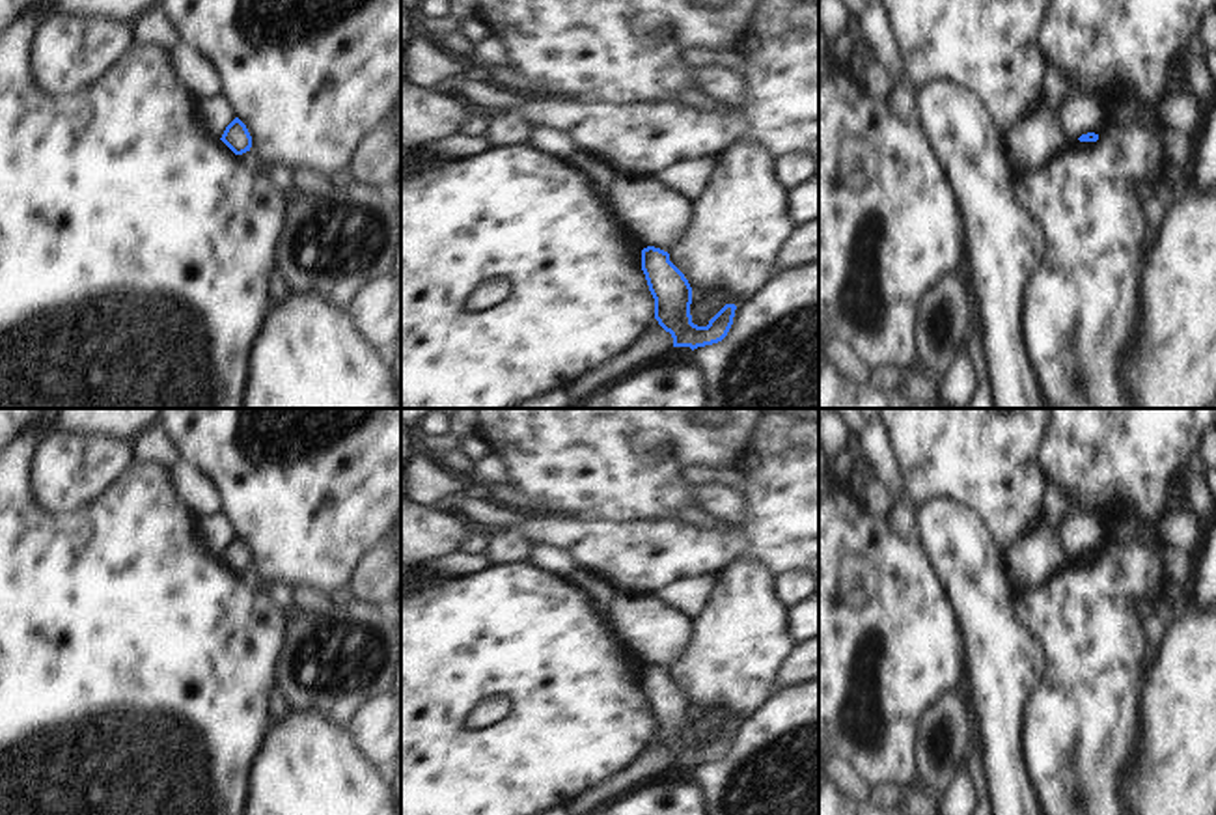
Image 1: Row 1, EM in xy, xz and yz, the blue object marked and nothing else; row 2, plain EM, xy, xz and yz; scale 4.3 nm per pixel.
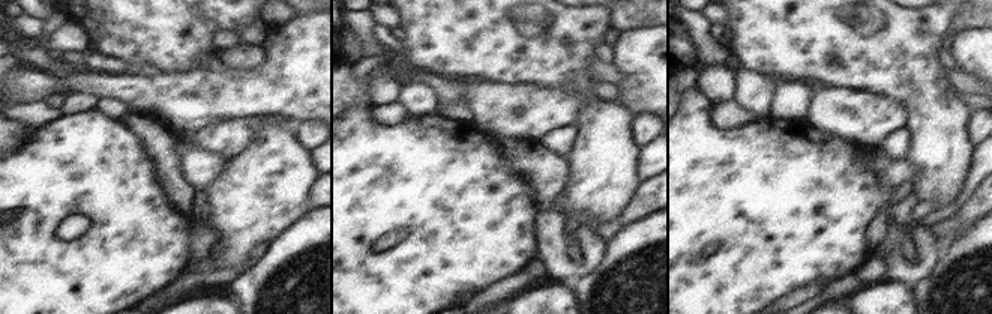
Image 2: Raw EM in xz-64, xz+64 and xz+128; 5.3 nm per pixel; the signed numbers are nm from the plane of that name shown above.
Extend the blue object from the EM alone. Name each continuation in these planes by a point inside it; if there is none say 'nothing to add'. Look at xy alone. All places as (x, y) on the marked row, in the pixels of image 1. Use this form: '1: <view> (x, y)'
nothing to add

